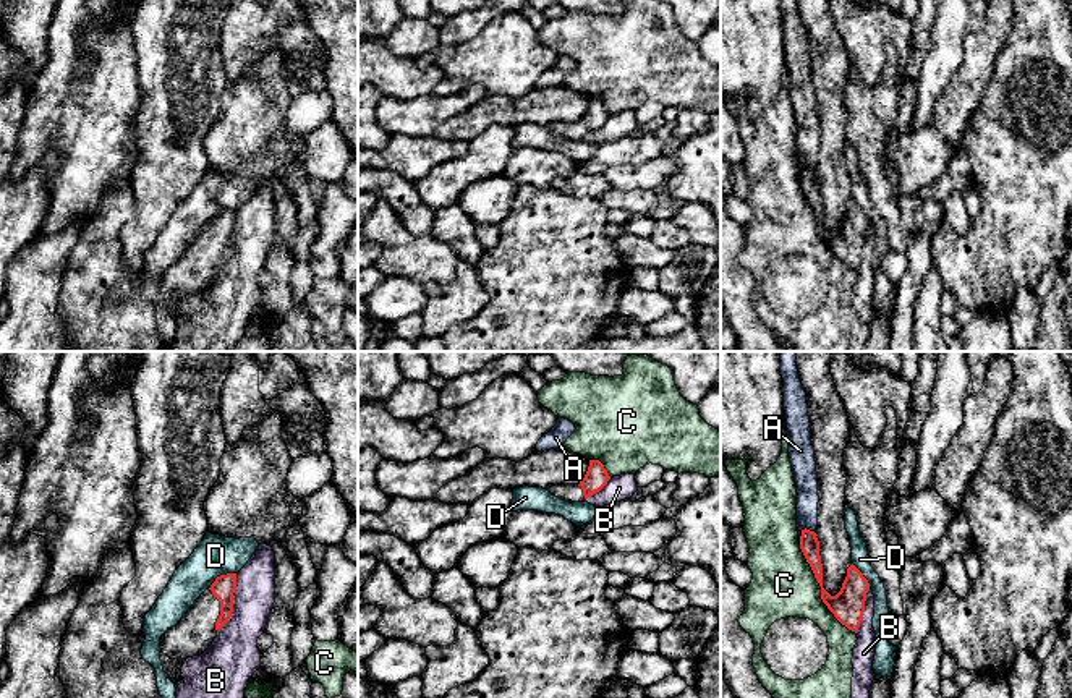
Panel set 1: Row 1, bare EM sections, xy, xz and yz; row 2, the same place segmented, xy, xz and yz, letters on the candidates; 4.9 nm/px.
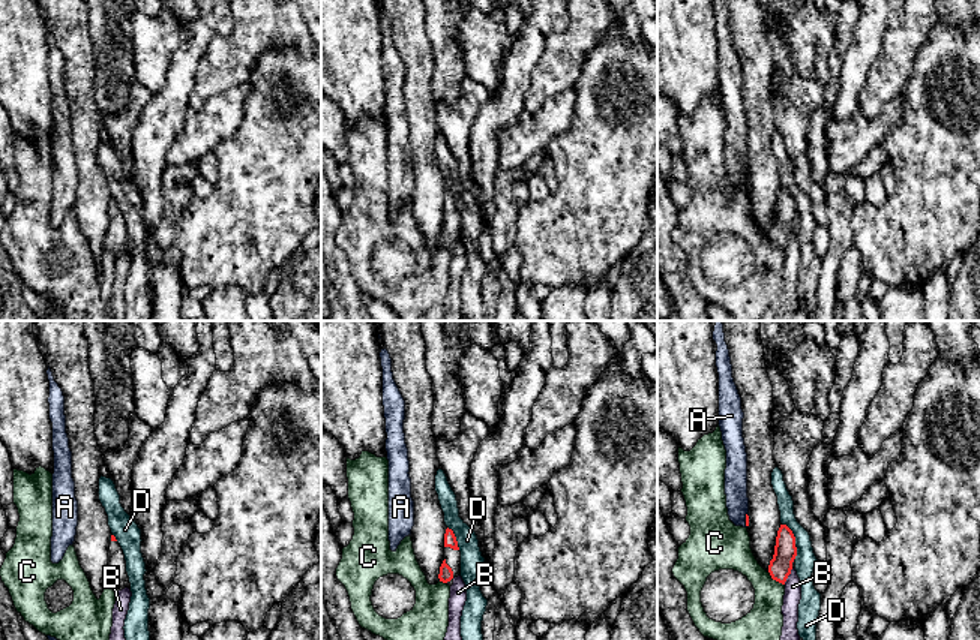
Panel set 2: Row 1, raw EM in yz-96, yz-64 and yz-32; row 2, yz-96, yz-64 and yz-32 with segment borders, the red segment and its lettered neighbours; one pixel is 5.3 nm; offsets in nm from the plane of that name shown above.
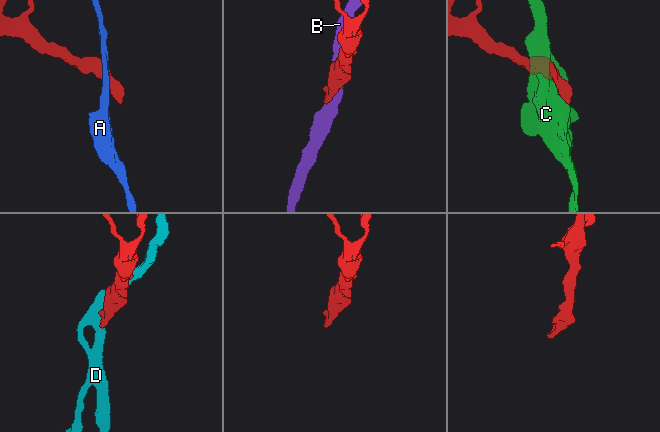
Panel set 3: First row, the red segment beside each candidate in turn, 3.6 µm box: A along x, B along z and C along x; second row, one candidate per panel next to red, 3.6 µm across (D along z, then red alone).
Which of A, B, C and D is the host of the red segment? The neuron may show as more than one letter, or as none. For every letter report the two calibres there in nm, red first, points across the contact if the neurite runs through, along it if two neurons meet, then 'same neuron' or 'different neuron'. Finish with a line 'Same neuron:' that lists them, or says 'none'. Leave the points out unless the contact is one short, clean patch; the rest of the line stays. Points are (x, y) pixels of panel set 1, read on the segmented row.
A: 100/110 nm | along yz (815, 533), (805, 528), (799, 540) | different neuron
B: 120/240 nm | different neuron
C: 160/320 nm | different neuron
D: 120/200 nm | along xy (235, 572), (219, 575), (209, 588) | different neuron
Same neuron: none

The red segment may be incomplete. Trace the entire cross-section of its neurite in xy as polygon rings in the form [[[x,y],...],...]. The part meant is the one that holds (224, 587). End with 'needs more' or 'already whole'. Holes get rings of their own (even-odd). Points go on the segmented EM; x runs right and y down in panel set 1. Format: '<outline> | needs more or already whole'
[[[236,573],[217,577],[185,617],[160,636],[160,651],[170,659],[185,661],[202,654],[230,620],[235,589]]] | needs more

